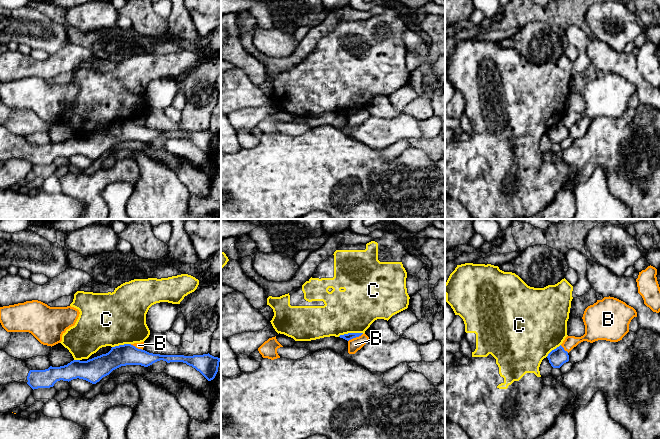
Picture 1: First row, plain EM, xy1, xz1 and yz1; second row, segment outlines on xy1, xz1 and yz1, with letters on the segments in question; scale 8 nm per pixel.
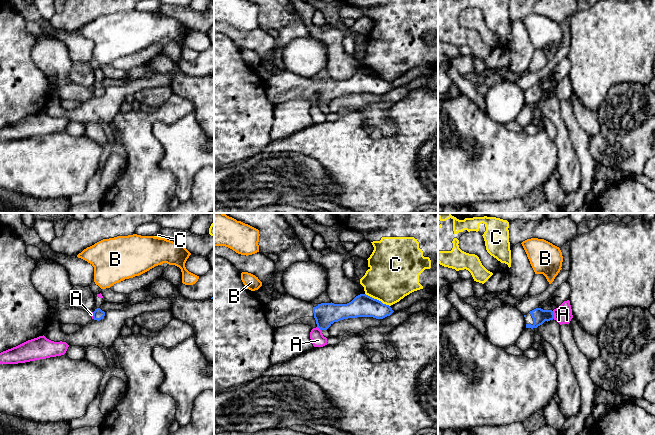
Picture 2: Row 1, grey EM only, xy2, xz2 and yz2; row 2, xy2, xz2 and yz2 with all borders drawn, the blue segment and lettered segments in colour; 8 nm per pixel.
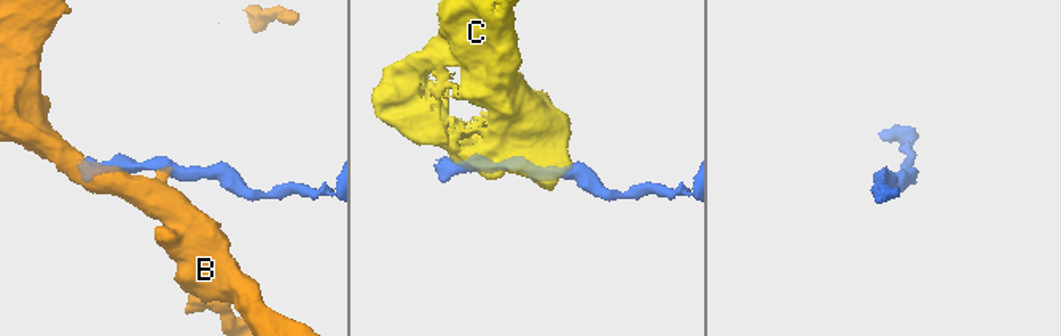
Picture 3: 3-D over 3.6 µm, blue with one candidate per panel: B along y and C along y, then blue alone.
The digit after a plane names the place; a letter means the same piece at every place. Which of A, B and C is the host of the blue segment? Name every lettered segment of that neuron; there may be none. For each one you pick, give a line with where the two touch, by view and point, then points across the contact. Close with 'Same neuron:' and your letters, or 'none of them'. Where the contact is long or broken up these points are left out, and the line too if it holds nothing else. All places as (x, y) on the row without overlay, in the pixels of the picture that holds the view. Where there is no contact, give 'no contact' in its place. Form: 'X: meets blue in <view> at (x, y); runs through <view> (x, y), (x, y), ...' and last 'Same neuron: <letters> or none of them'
Same neuron: none of them

